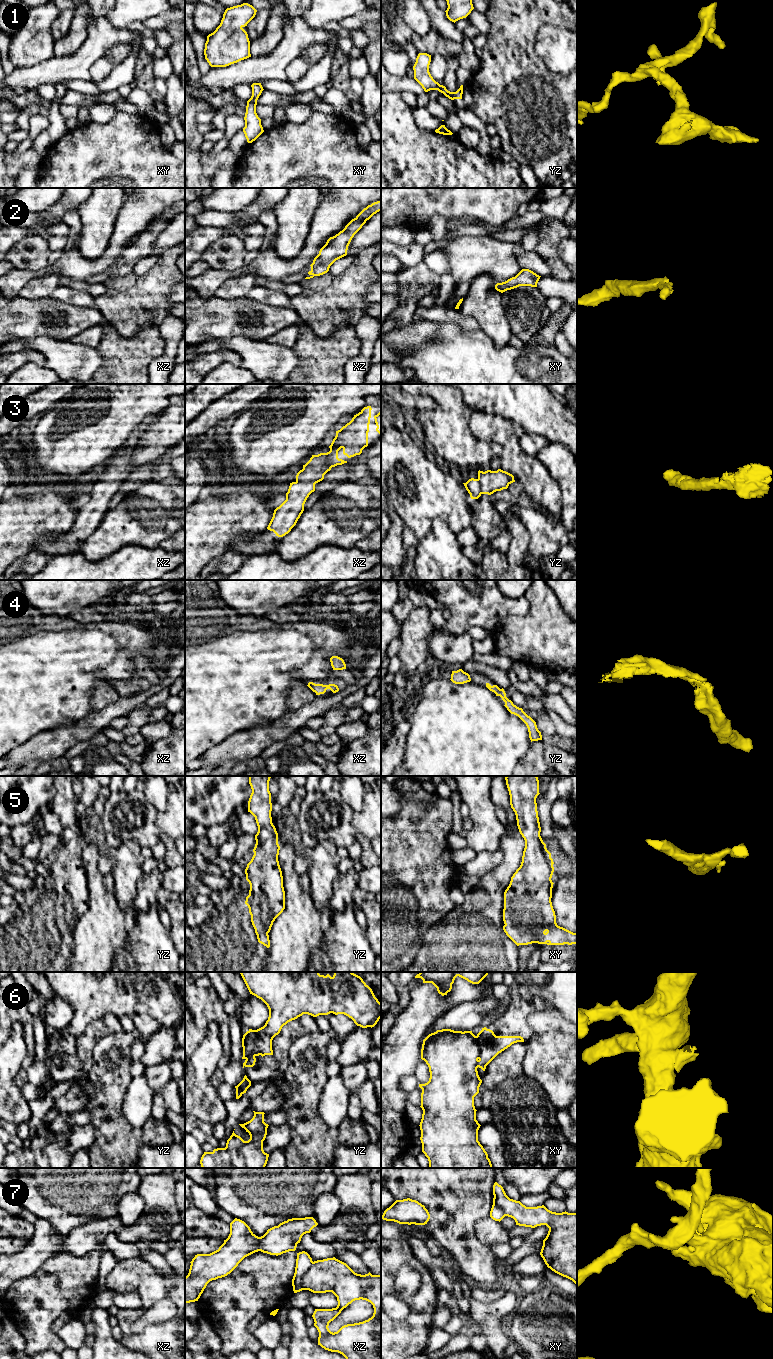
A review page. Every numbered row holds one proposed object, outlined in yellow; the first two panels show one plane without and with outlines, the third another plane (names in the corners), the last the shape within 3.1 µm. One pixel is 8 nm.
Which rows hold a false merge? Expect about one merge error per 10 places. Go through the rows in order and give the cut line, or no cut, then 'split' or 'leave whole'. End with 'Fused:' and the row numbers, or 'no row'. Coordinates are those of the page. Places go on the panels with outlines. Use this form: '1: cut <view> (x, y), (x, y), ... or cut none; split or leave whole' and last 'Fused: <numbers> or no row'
1: cut none; leave whole
2: cut none; leave whole
3: cut none; leave whole
4: cut none; leave whole
5: cut none; leave whole
6: cut xy (476, 1036), (479, 1058); split
7: cut xz (312, 1261), (309, 1269), (302, 1277), (303, 1289); split
Fused: 6, 7

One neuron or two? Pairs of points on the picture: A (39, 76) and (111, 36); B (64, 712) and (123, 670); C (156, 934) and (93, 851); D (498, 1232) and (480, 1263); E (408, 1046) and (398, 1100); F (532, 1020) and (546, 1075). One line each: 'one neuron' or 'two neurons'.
A: one neuron
B: one neuron
C: two neurons
D: two neurons
E: one neuron
F: one neuron

